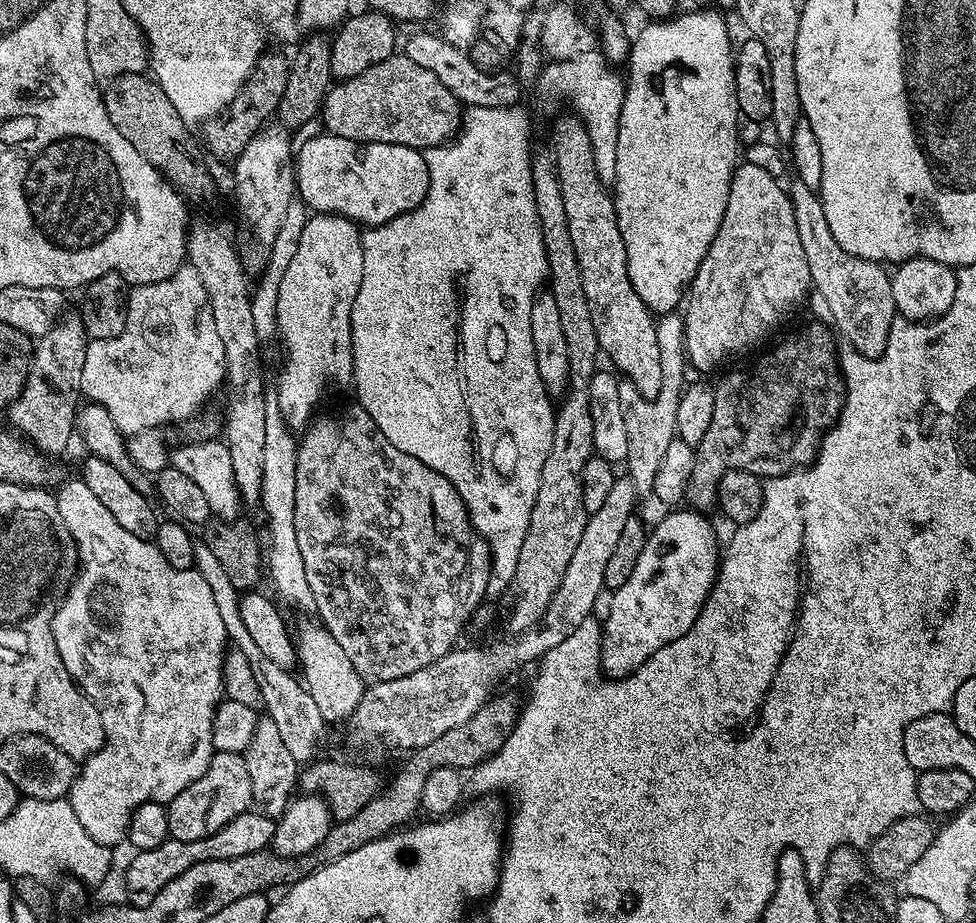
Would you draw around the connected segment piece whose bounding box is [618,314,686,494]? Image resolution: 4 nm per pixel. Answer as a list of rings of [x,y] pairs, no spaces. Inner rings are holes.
[[[664,314],[656,320],[658,350],[662,350],[662,390],[656,396],[643,396],[629,380],[621,379],[618,386],[618,402],[622,402],[622,419],[626,422],[626,474],[634,482],[637,493],[651,493],[658,465],[662,462],[670,442],[677,439],[676,411],[680,394],[686,387],[684,368],[684,321],[679,315]]]

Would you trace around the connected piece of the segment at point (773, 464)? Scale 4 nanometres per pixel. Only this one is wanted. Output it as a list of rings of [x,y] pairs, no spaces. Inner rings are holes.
[[[825,324],[806,325],[801,332],[774,345],[765,356],[758,357],[749,368],[725,371],[725,376],[720,381],[715,381],[714,414],[710,417],[710,426],[706,429],[702,442],[694,446],[696,461],[684,495],[684,500],[692,503],[689,505],[693,509],[708,510],[708,507],[716,504],[718,482],[722,474],[730,470],[742,470],[767,478],[781,476],[815,461],[825,432],[840,417],[844,405],[844,377],[840,371],[837,337],[833,329]]]

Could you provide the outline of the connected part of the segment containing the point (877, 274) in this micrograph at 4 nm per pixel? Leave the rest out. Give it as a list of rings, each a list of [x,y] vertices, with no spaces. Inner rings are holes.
[[[793,179],[791,183],[794,222],[798,222],[798,238],[802,242],[802,251],[806,253],[806,266],[810,266],[815,295],[817,292],[824,299],[835,331],[848,339],[845,340],[847,347],[866,358],[881,356],[884,344],[890,338],[892,323],[898,318],[889,269],[883,264],[875,264],[873,260],[858,258],[842,250],[834,234],[830,234],[830,222],[826,222],[819,195],[801,180]]]

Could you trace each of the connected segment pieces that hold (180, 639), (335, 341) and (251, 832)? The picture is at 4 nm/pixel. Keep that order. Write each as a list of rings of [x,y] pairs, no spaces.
[[[82,478],[76,480],[65,479],[59,485],[58,491],[55,493],[58,502],[58,510],[62,514],[62,522],[66,522],[66,530],[70,530],[72,541],[76,543],[76,551],[78,553],[78,571],[71,584],[68,585],[62,599],[56,605],[56,613],[53,616],[53,634],[54,640],[57,642],[58,653],[61,654],[62,662],[65,663],[66,670],[72,675],[77,686],[92,700],[94,706],[97,707],[98,714],[101,715],[102,725],[105,731],[105,742],[100,750],[93,756],[83,761],[79,765],[76,781],[72,784],[72,790],[68,793],[66,799],[72,804],[74,814],[78,814],[78,822],[82,822],[82,830],[86,830],[86,834],[90,834],[90,838],[94,838],[94,842],[106,844],[109,846],[117,846],[116,844],[124,844],[128,835],[128,827],[130,826],[130,818],[134,814],[134,810],[138,810],[138,806],[143,804],[169,804],[178,794],[182,794],[182,790],[186,790],[186,786],[190,786],[190,782],[198,782],[198,778],[202,778],[202,774],[206,774],[206,766],[210,766],[214,749],[212,747],[212,731],[214,730],[214,714],[216,706],[220,703],[224,696],[224,679],[222,678],[222,666],[224,665],[224,653],[229,647],[230,641],[228,631],[226,630],[226,622],[222,622],[222,614],[218,614],[218,606],[214,602],[214,594],[210,594],[210,585],[206,583],[206,578],[202,578],[202,574],[197,572],[195,567],[186,570],[174,570],[174,566],[170,566],[170,562],[166,562],[166,558],[162,558],[162,554],[157,550],[155,543],[151,540],[143,540],[142,538],[134,538],[134,534],[130,534],[130,530],[126,530],[122,526],[118,526],[118,522],[110,515],[110,510],[106,510],[106,506],[102,506],[102,502],[98,502],[98,497],[90,491],[90,486],[86,486],[86,482]]]
[[[322,212],[312,214],[307,217],[305,226],[302,229],[302,236],[298,243],[298,252],[290,261],[290,266],[286,269],[286,274],[282,277],[282,284],[278,287],[278,300],[276,312],[275,331],[280,331],[280,340],[284,343],[284,365],[280,368],[280,377],[276,380],[276,401],[275,407],[281,414],[285,423],[292,430],[300,430],[313,419],[316,407],[320,404],[320,399],[324,396],[327,388],[340,388],[352,384],[352,307],[354,298],[358,294],[358,286],[362,286],[364,281],[364,242],[361,229],[352,220],[347,220],[344,216],[336,216],[333,212]]]
[[[249,810],[238,814],[222,830],[210,834],[201,840],[187,838],[169,838],[162,846],[154,846],[154,850],[137,851],[136,857],[128,864],[124,872],[124,888],[128,891],[127,903],[134,906],[146,906],[154,902],[158,890],[166,886],[166,882],[174,882],[182,870],[190,870],[198,862],[217,860],[218,858],[242,858],[242,854],[263,852],[271,845],[276,833],[276,820],[259,810]]]

